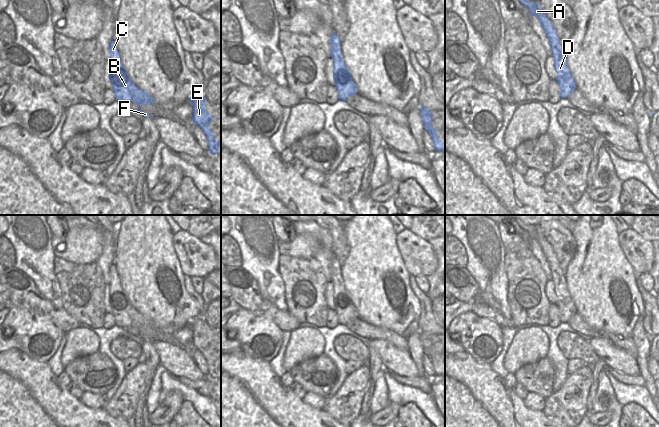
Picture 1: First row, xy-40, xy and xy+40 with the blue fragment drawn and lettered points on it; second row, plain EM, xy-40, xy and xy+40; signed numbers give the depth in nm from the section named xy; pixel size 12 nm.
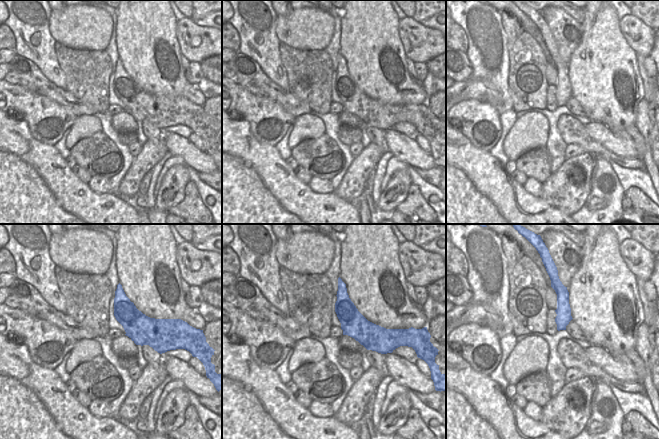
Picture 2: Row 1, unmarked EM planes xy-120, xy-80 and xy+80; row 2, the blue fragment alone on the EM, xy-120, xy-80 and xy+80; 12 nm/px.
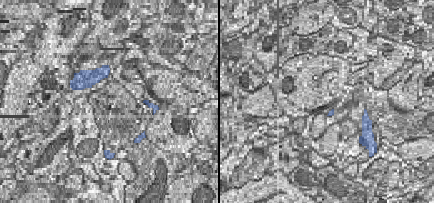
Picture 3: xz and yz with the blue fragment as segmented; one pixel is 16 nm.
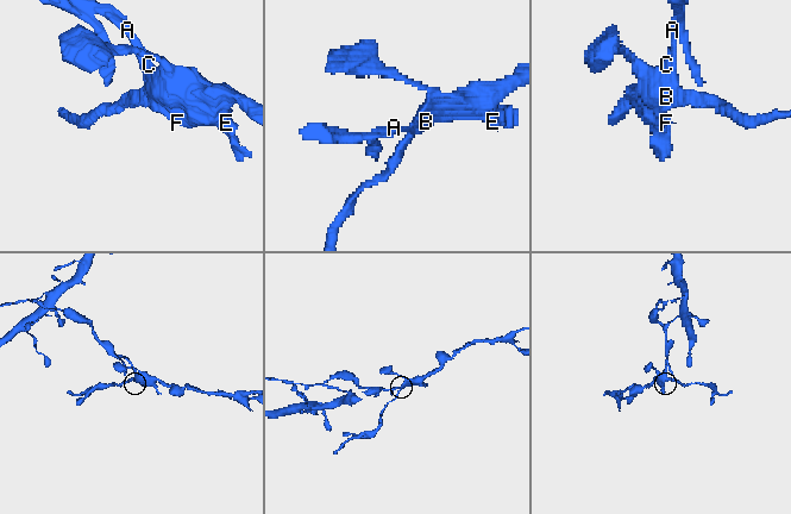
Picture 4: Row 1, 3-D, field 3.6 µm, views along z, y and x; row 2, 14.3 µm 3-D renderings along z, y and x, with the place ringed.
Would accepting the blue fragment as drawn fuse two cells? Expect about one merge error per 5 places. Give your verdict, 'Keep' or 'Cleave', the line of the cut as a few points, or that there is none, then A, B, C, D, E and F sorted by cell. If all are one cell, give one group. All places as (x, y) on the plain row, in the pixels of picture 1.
Cleave. Split along xy (334, 257), (334, 277), (331, 280). Groups: A / B C D E F.

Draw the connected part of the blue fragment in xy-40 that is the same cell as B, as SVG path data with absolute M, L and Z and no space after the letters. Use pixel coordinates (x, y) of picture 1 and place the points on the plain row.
M114 263L110 266L109 277L109 302L112 307L116 325L122 328L132 326L138 331L141 329L155 328L154 322L148 316L138 312L130 303L124 289L121 286L121 281Z

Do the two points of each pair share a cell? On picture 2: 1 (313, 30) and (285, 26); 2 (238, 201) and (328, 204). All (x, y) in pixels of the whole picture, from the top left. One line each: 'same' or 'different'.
1: same
2: same

